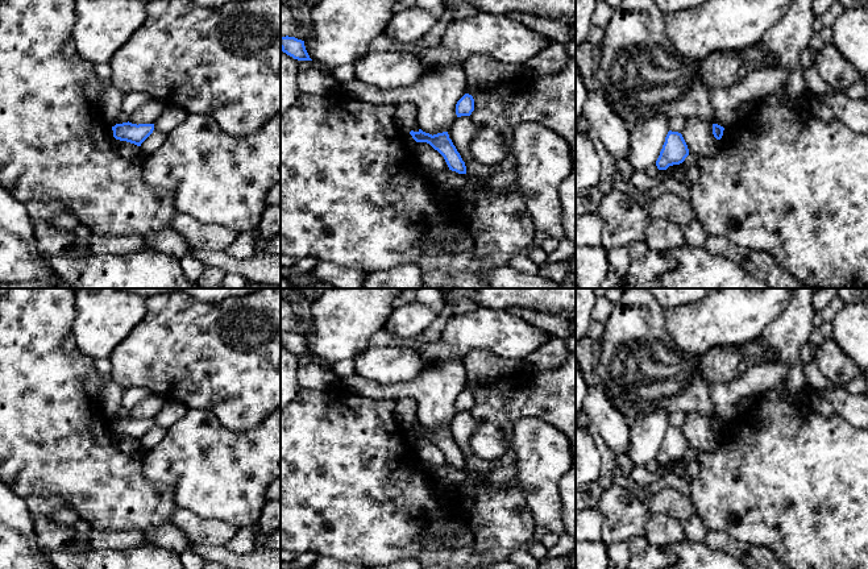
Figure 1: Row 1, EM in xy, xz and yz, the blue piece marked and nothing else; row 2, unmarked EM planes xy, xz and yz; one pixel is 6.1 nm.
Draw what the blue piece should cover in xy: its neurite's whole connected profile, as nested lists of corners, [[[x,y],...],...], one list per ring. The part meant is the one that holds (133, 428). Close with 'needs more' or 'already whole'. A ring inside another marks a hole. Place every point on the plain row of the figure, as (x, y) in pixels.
[[[122,418],[112,421],[113,432],[141,441],[141,439],[153,428],[154,419]]]; already whole

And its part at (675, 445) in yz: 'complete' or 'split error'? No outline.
complete

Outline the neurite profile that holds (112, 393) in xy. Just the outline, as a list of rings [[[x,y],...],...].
[[[109,379],[101,389],[101,408],[104,415],[111,420],[115,421],[119,419],[119,411],[122,407],[124,389],[117,385],[115,381]]]

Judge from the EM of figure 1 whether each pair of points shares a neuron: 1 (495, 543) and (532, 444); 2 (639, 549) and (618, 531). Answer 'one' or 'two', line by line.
1: two
2: two

